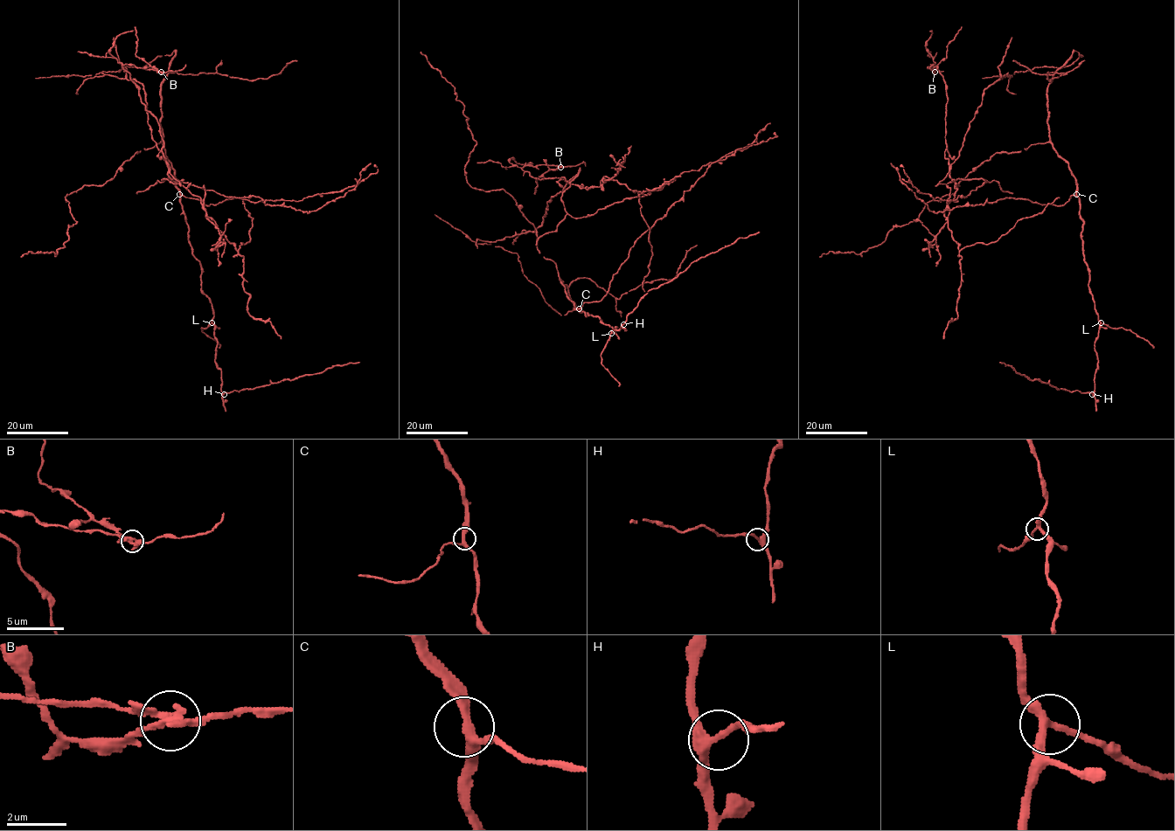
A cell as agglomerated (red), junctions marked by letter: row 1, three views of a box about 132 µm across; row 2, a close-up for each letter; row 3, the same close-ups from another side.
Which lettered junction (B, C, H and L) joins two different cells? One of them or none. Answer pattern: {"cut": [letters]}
{"cut": ["B"]}

